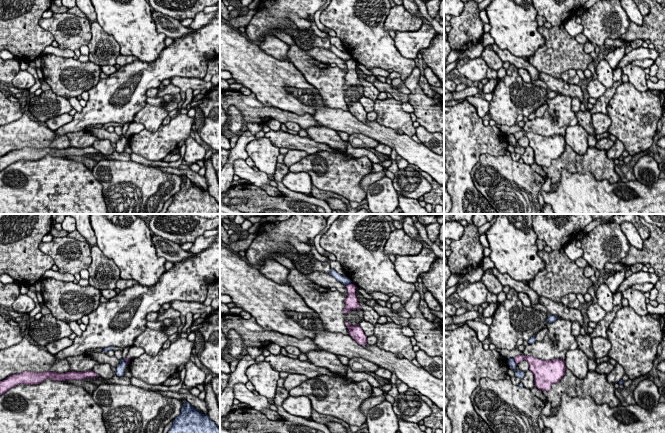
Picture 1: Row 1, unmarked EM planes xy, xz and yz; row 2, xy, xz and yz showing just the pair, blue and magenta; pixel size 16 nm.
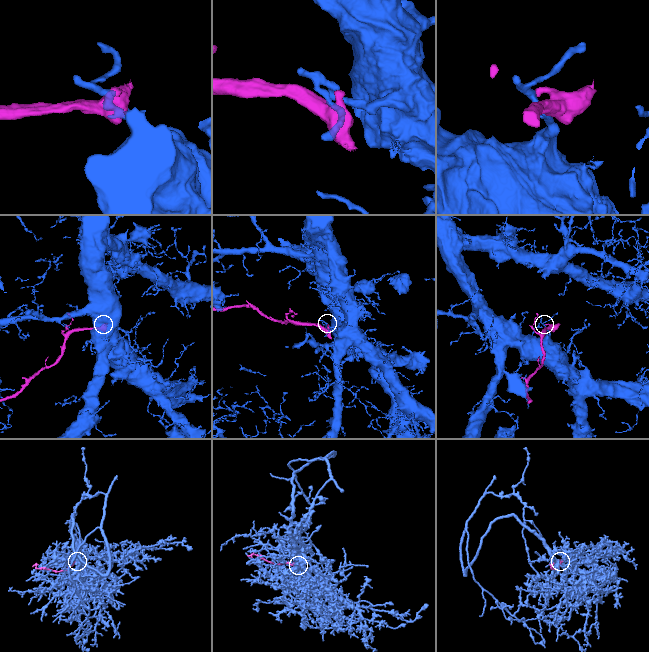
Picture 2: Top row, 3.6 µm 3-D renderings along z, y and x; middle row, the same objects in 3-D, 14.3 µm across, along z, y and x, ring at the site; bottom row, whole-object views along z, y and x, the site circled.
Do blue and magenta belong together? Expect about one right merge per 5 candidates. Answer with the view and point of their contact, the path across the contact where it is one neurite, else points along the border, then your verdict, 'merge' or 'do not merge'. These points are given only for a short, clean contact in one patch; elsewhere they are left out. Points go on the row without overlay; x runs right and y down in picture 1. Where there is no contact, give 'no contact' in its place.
contact yz (514, 137); border yz (513, 134), (516, 139); do not merge

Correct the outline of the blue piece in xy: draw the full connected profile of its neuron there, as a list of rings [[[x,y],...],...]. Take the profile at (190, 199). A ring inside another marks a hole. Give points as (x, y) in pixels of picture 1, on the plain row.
[[[186,178],[165,214],[220,214],[220,204],[208,191]]]

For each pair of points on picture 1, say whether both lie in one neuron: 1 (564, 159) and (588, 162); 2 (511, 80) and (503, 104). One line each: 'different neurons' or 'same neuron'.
1: same neuron
2: same neuron

